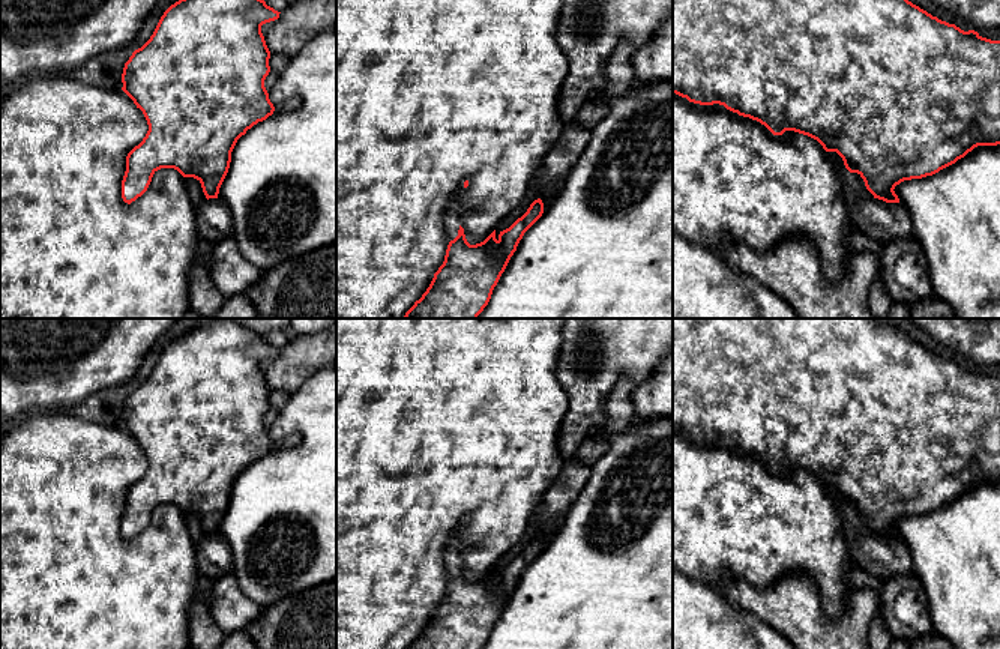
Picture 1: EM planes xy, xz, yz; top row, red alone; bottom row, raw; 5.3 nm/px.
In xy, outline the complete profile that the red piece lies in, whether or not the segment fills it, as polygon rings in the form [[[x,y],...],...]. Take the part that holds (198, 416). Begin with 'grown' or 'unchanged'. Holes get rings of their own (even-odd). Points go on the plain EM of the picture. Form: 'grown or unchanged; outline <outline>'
unchanged; outline [[[213,318],[195,326],[164,349],[150,376],[132,389],[122,410],[122,427],[143,448],[149,461],[143,478],[126,493],[126,508],[122,517],[125,539],[131,541],[141,533],[153,511],[161,505],[174,505],[183,514],[197,515],[207,536],[218,535],[237,476],[275,448],[264,424],[264,416],[270,409],[270,388],[261,362],[278,356],[279,350],[264,337],[240,326],[233,318]]]

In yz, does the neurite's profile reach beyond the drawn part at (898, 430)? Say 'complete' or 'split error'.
complete

